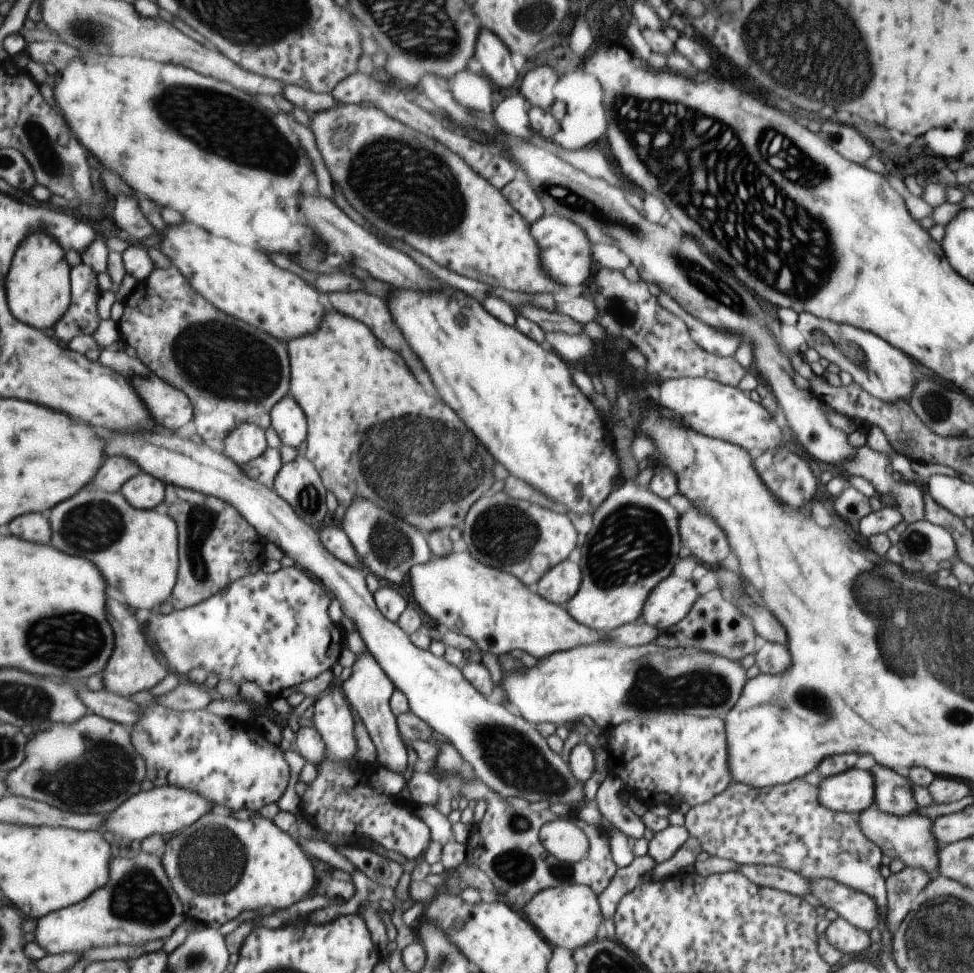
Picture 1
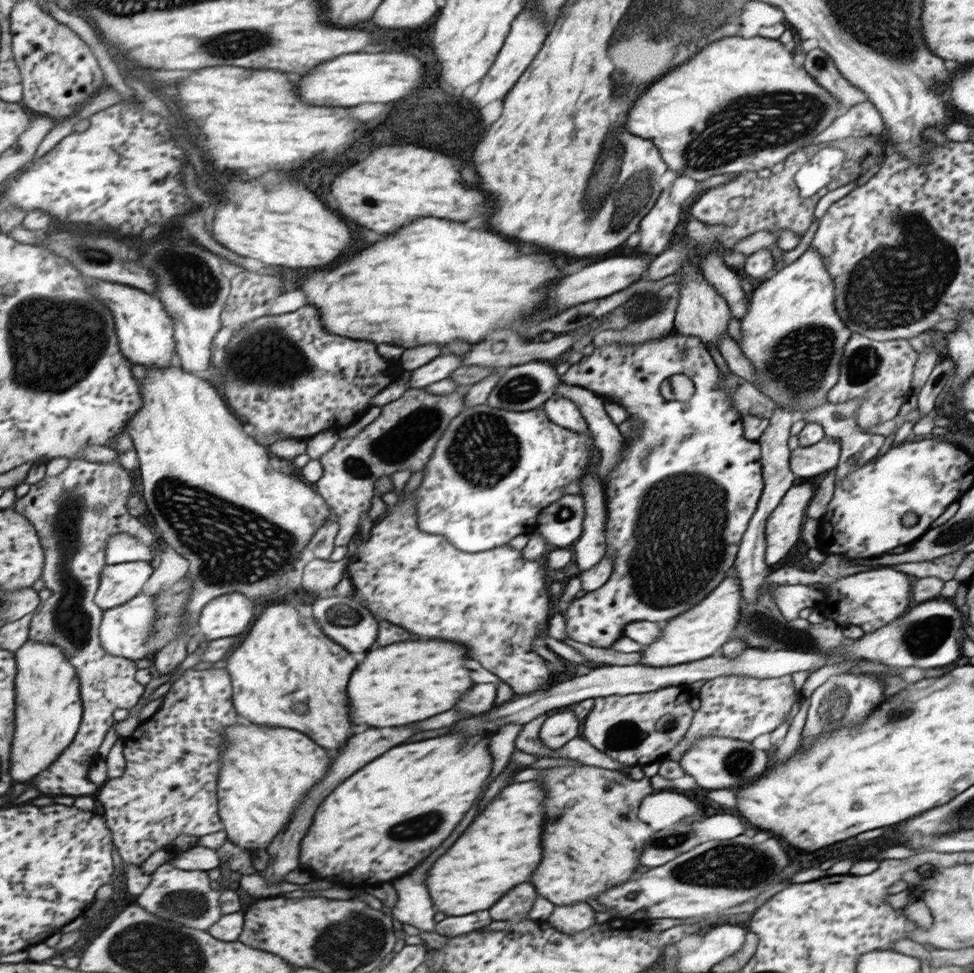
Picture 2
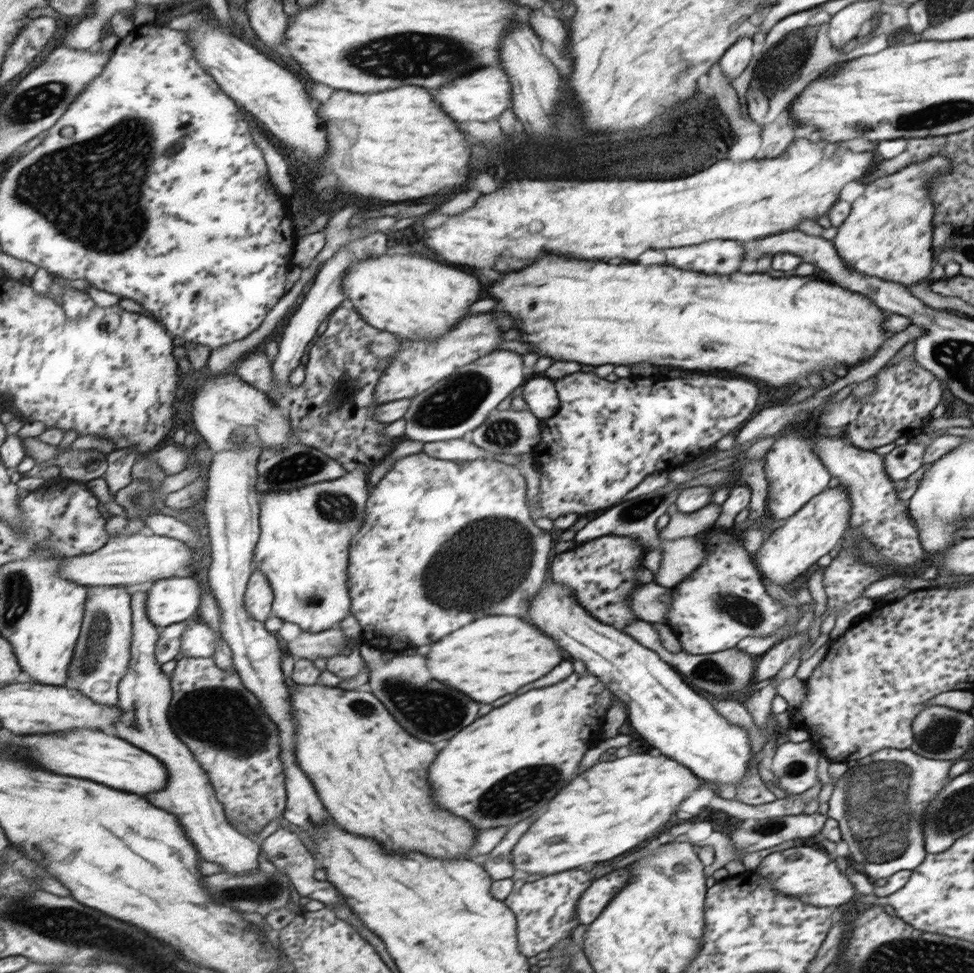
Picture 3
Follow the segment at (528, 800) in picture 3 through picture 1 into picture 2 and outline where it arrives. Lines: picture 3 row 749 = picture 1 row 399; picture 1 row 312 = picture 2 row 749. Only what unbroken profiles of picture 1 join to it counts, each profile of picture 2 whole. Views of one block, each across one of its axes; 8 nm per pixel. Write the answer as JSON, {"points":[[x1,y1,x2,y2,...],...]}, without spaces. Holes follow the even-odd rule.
{"points":[[449,734,401,744,375,758,365,770,359,770,339,786,319,808,315,822,303,840,301,864,313,868,321,876,343,876,339,882,373,884,398,879,419,860,431,854,461,822,473,806,483,782,491,772,493,759,487,752,487,736]]}

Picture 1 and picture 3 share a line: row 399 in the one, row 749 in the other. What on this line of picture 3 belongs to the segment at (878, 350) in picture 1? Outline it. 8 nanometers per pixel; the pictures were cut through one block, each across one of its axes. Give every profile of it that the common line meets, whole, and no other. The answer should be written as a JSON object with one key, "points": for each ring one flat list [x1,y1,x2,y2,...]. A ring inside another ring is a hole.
{"points":[[885,747,859,759,839,777,830,798,827,800,826,816,838,823,841,841,847,844,854,866,866,877,889,878,898,870,913,870,920,866,929,852,925,850,925,830,921,828,921,817,925,805,941,792,945,785,945,774,953,762,925,758,911,749]]}

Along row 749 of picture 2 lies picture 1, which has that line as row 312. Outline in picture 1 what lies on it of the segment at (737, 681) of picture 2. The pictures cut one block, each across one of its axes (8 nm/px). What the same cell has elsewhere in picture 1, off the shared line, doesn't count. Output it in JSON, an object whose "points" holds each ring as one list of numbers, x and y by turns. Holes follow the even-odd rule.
{"points":[[659,294,655,298,659,300,659,306,667,308,669,312,673,312,675,316,679,316,685,322,691,340,699,348,720,357,732,357,735,354,735,350,737,350,737,346,741,342,741,336,729,334,729,332,723,332,723,330,715,330,715,328,703,324,701,320,693,318,683,308,679,308,679,304,675,304,675,300,671,296,667,296,667,294]]}

